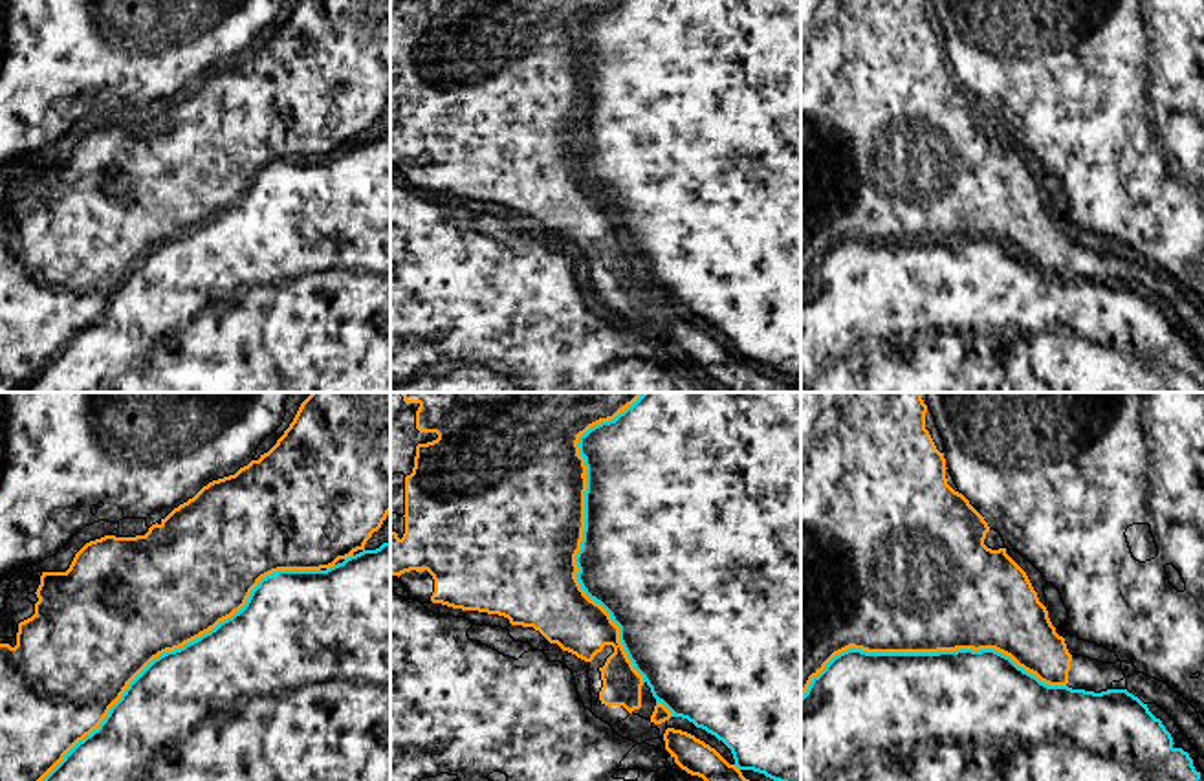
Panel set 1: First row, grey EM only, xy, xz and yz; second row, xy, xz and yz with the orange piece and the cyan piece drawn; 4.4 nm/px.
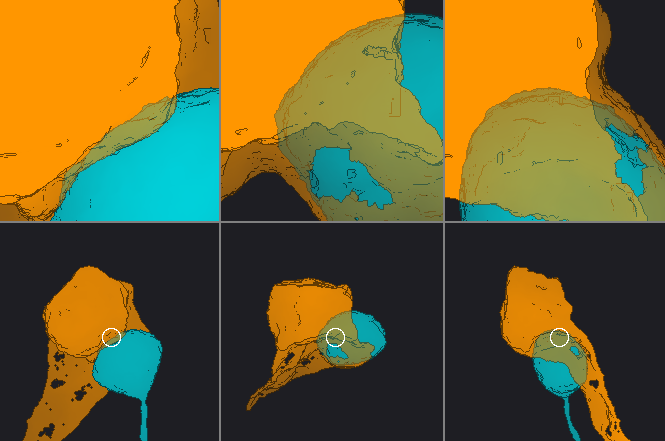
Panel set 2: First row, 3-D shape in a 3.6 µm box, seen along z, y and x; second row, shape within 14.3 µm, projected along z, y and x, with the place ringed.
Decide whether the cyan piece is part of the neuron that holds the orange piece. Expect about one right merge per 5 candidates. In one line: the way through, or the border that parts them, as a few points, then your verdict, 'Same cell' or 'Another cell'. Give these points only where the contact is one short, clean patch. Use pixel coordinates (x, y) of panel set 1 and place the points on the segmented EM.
Another cell

